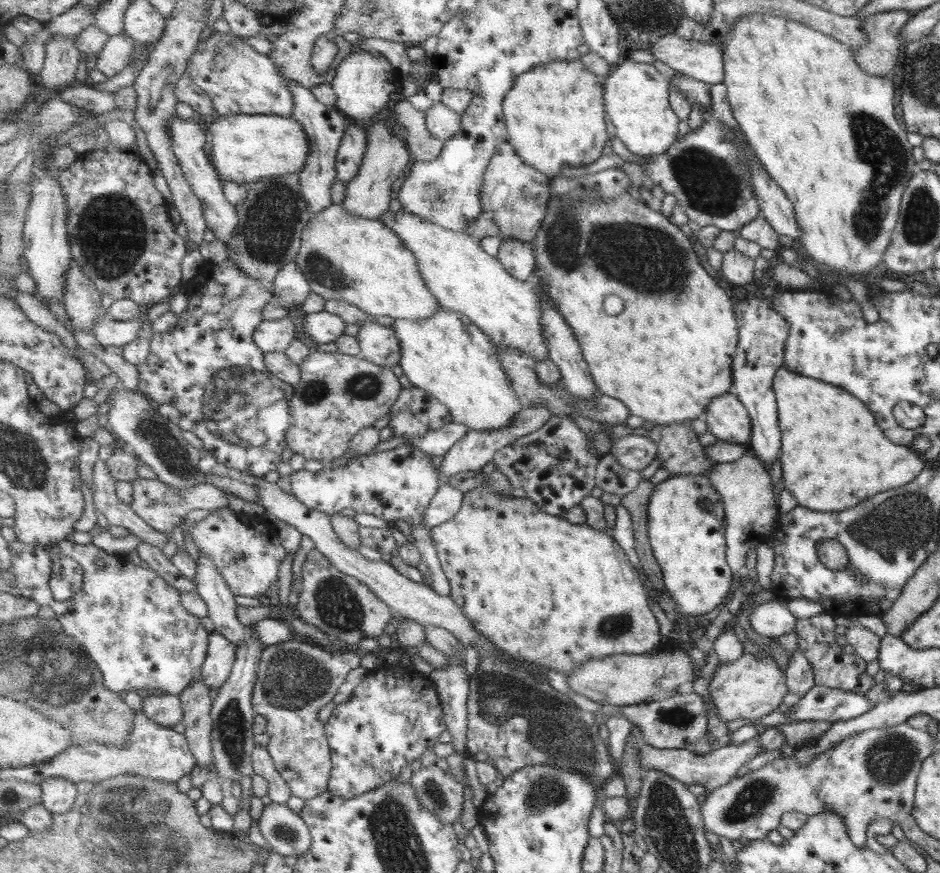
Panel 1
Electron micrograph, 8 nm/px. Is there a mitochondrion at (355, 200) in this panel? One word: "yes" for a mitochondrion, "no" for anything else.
no

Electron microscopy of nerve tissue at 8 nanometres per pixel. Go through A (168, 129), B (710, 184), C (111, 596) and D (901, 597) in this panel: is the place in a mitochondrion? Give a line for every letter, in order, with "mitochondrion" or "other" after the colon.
A: other
B: mitochondrion
C: other
D: other

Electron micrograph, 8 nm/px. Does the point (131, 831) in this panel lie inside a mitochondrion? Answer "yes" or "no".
yes

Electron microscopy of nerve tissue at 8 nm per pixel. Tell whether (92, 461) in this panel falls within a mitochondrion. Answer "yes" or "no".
no

